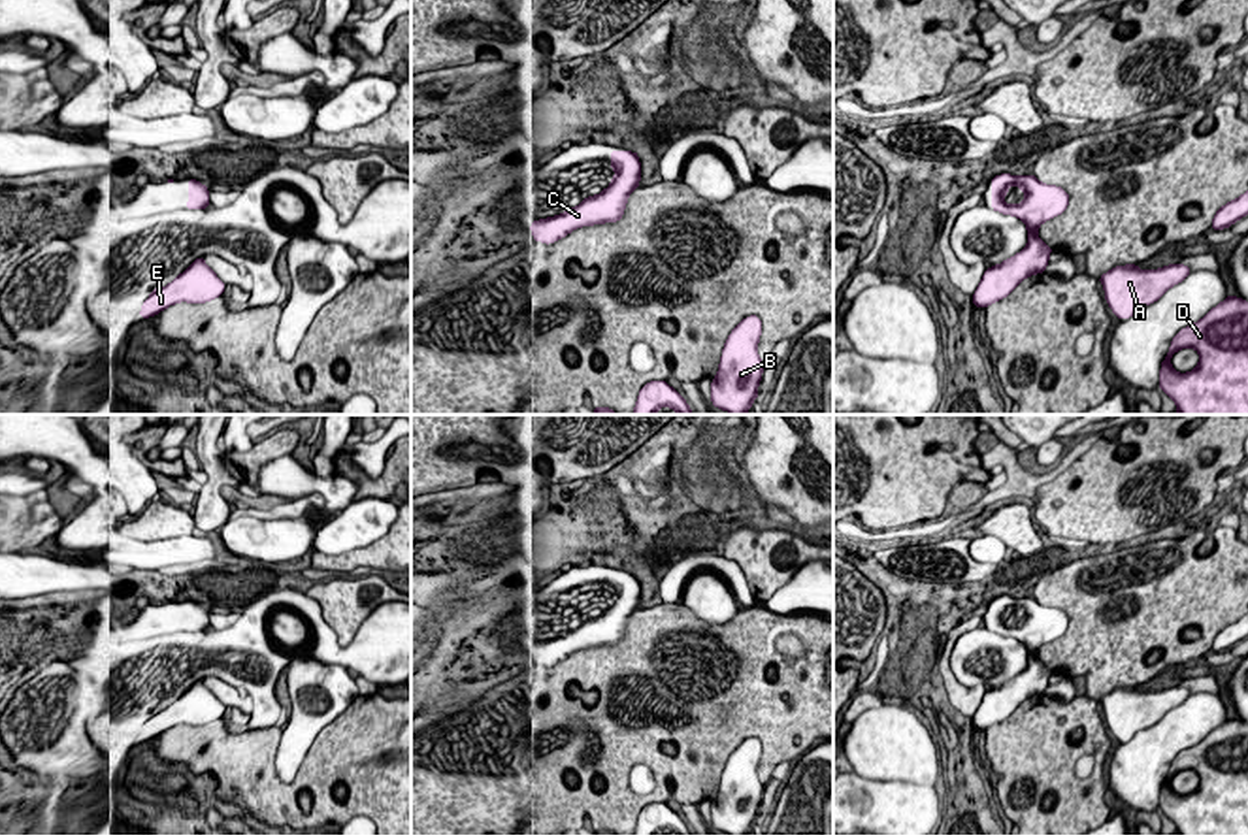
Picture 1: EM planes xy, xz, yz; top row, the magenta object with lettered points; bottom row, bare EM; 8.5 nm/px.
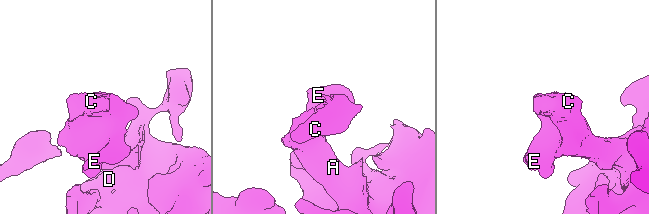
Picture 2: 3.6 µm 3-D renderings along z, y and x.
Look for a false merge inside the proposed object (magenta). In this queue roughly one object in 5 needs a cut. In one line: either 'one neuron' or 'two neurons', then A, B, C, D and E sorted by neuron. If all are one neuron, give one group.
one neuron | A B C D E

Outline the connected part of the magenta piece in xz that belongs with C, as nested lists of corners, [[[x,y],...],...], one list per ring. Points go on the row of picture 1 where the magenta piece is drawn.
[[[611,151],[609,166],[615,170],[615,177],[607,188],[581,200],[577,207],[567,207],[566,213],[534,221],[530,224],[534,239],[549,245],[581,226],[620,221],[628,196],[639,187],[643,177],[639,155],[632,151]]]

